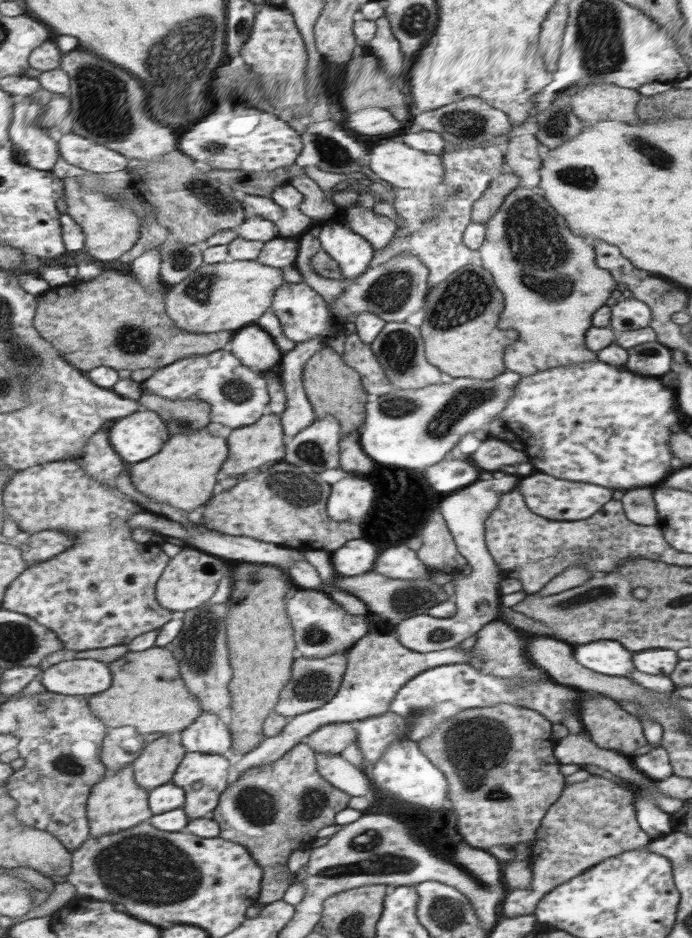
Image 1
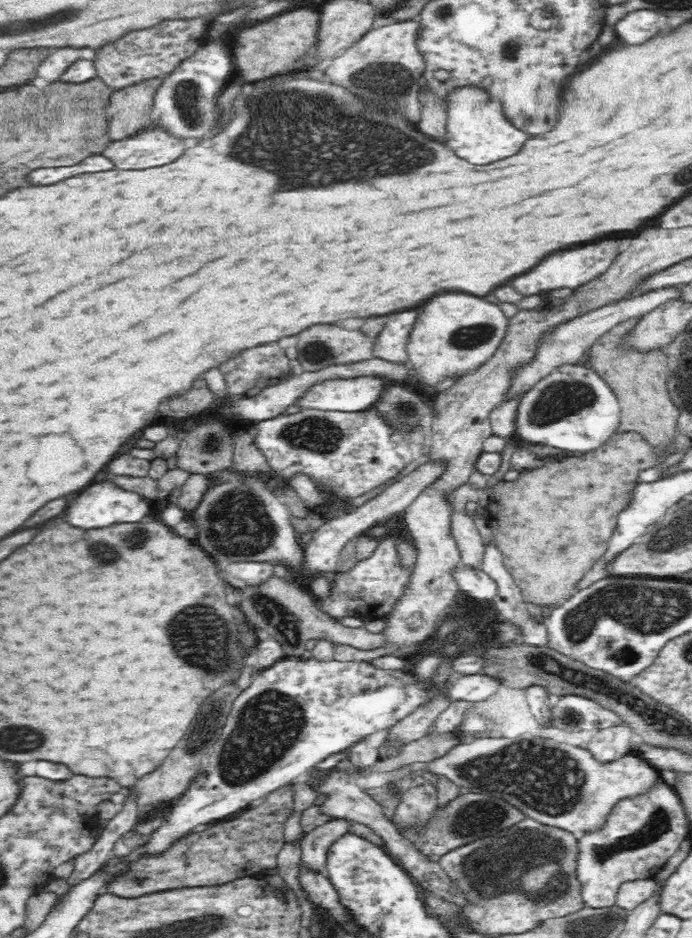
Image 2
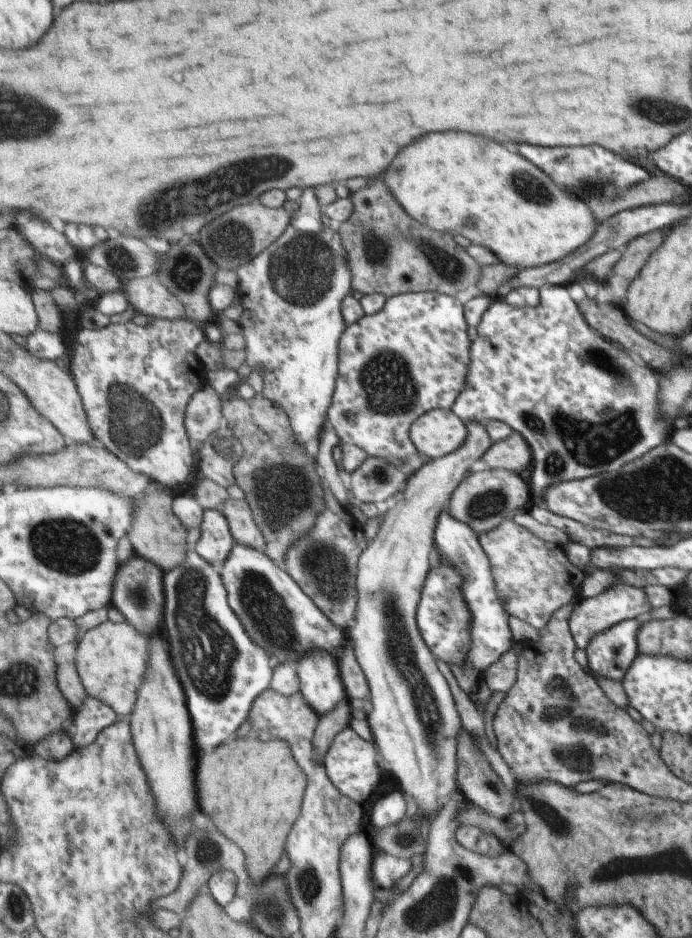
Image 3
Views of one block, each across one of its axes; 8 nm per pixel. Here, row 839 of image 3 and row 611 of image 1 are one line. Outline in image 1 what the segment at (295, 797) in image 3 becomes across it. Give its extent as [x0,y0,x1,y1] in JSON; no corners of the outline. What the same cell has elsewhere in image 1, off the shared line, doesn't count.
[227,564,297,756]

